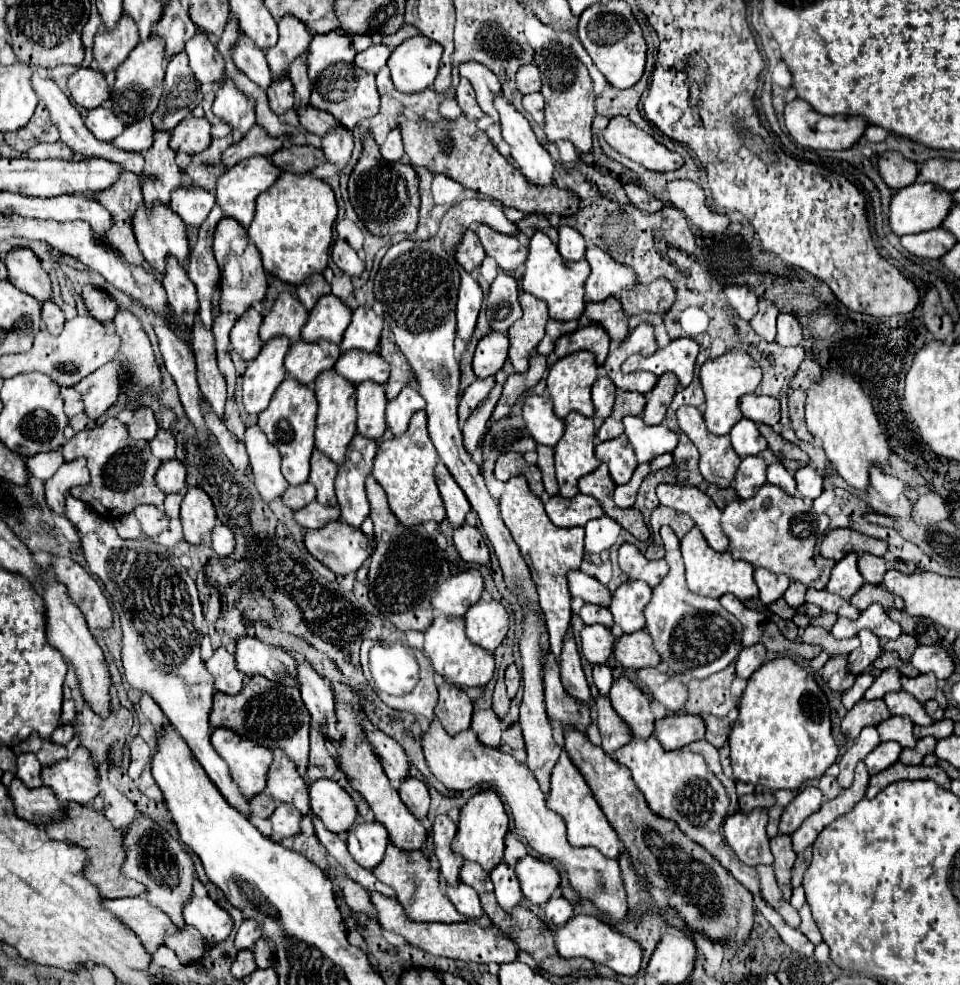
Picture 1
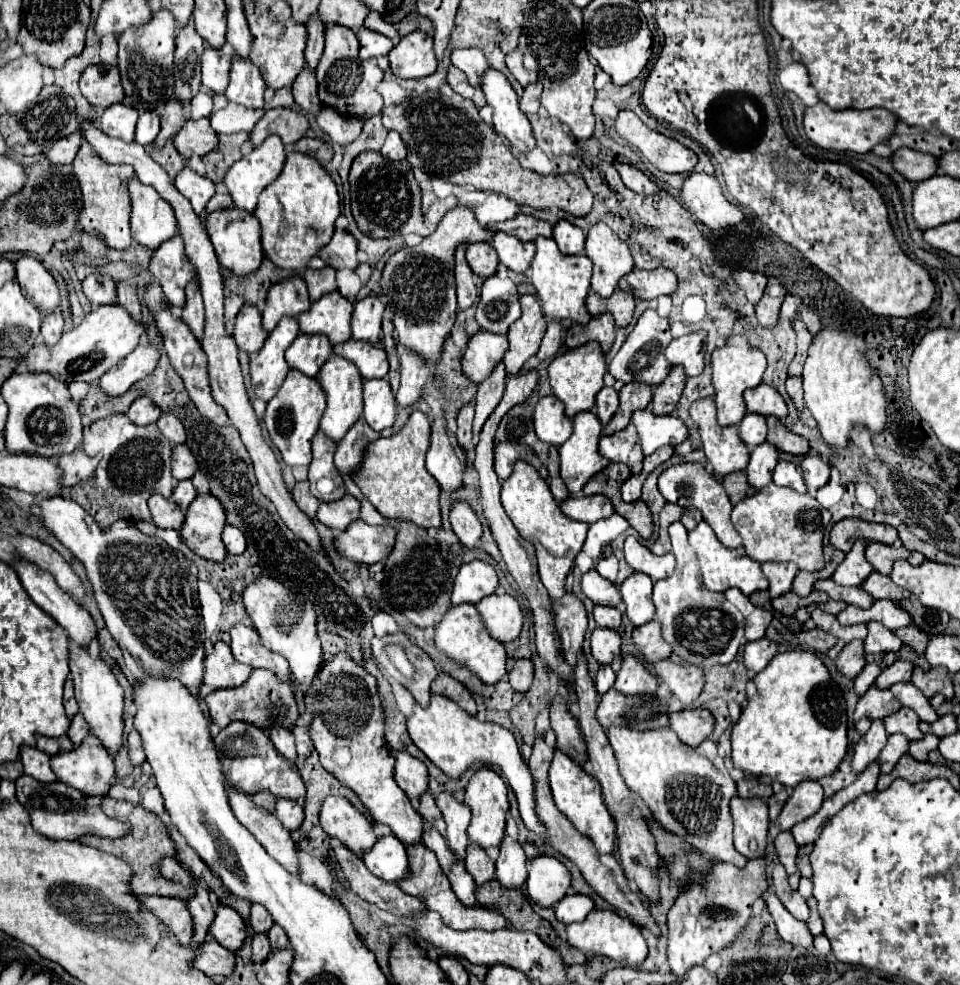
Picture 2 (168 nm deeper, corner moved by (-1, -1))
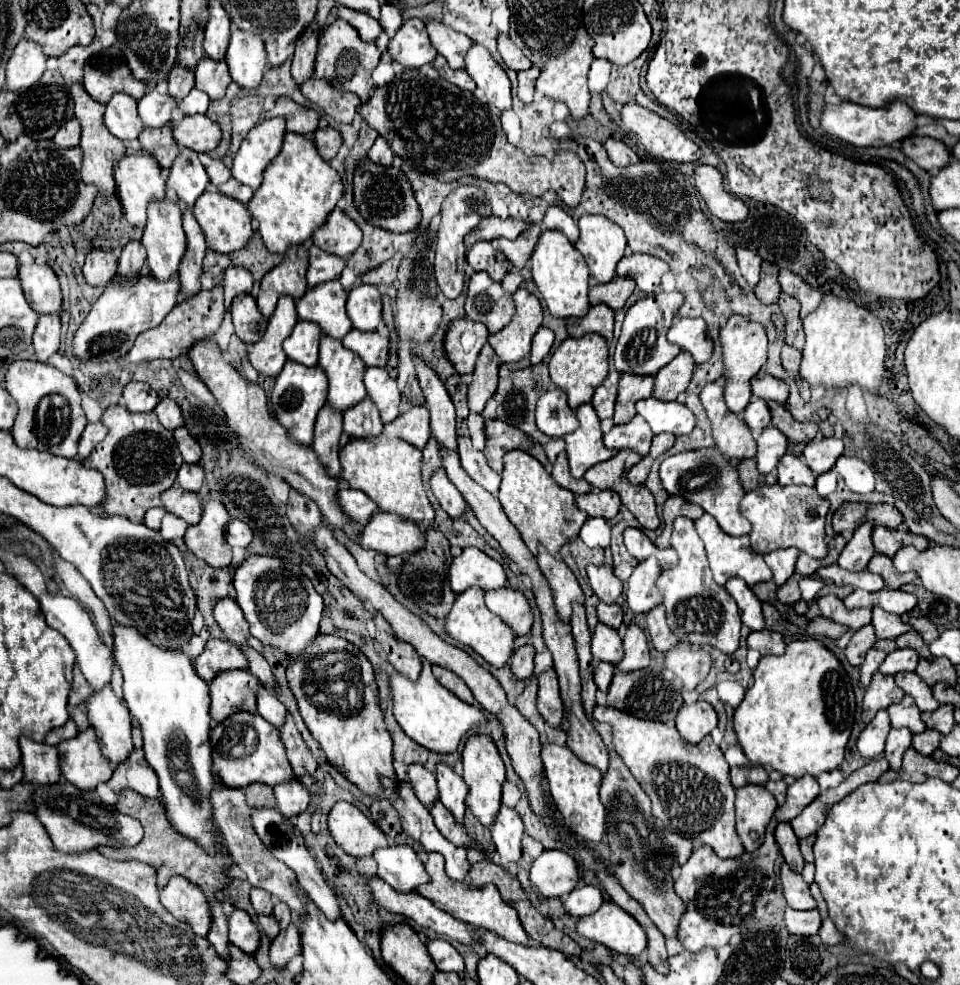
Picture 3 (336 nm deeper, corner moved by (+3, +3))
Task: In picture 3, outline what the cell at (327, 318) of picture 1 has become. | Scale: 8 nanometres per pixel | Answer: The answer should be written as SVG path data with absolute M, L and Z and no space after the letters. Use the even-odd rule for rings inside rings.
M338 280L310 288L302 302L296 302L300 320L316 322L326 336L342 340L350 330L352 322L346 314L348 294Z

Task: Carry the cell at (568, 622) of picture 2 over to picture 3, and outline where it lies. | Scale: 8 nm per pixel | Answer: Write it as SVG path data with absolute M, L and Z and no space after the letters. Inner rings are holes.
M540 550L538 554L538 568L544 574L544 580L548 582L550 592L554 596L558 618L562 618L562 622L568 624L572 616L572 604L578 602L580 606L584 606L584 600L586 600L578 580L562 560L552 558L546 550Z

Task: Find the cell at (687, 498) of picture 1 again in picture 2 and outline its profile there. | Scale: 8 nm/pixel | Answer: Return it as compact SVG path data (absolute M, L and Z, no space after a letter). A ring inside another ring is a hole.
M688 462L688 464L678 464L678 466L670 466L666 468L660 478L658 478L658 488L660 494L678 506L684 508L698 508L704 516L704 520L712 526L712 530L716 532L718 540L728 546L728 548L738 548L742 546L742 538L740 534L734 530L734 524L730 522L730 512L732 512L732 504L730 498L722 486L722 482L718 482L712 474L706 472L706 468L698 462Z

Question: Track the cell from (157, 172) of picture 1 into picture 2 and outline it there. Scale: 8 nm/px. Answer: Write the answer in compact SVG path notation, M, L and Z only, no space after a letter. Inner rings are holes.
M170 98L162 114L162 130L156 138L156 146L162 148L168 138L172 138L184 124L184 104L178 98Z

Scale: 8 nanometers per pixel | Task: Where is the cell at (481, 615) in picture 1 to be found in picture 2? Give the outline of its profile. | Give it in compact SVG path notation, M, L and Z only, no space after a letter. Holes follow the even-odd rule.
M510 594L486 596L476 606L484 618L486 628L496 640L506 644L520 636L524 614L522 614L520 604Z

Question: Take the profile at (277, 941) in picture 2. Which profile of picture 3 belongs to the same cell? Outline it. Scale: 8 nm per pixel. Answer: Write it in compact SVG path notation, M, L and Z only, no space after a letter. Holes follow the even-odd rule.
M276 902L272 916L280 924L280 930L286 930L286 926L292 922L292 912L290 912L290 908L284 902Z

